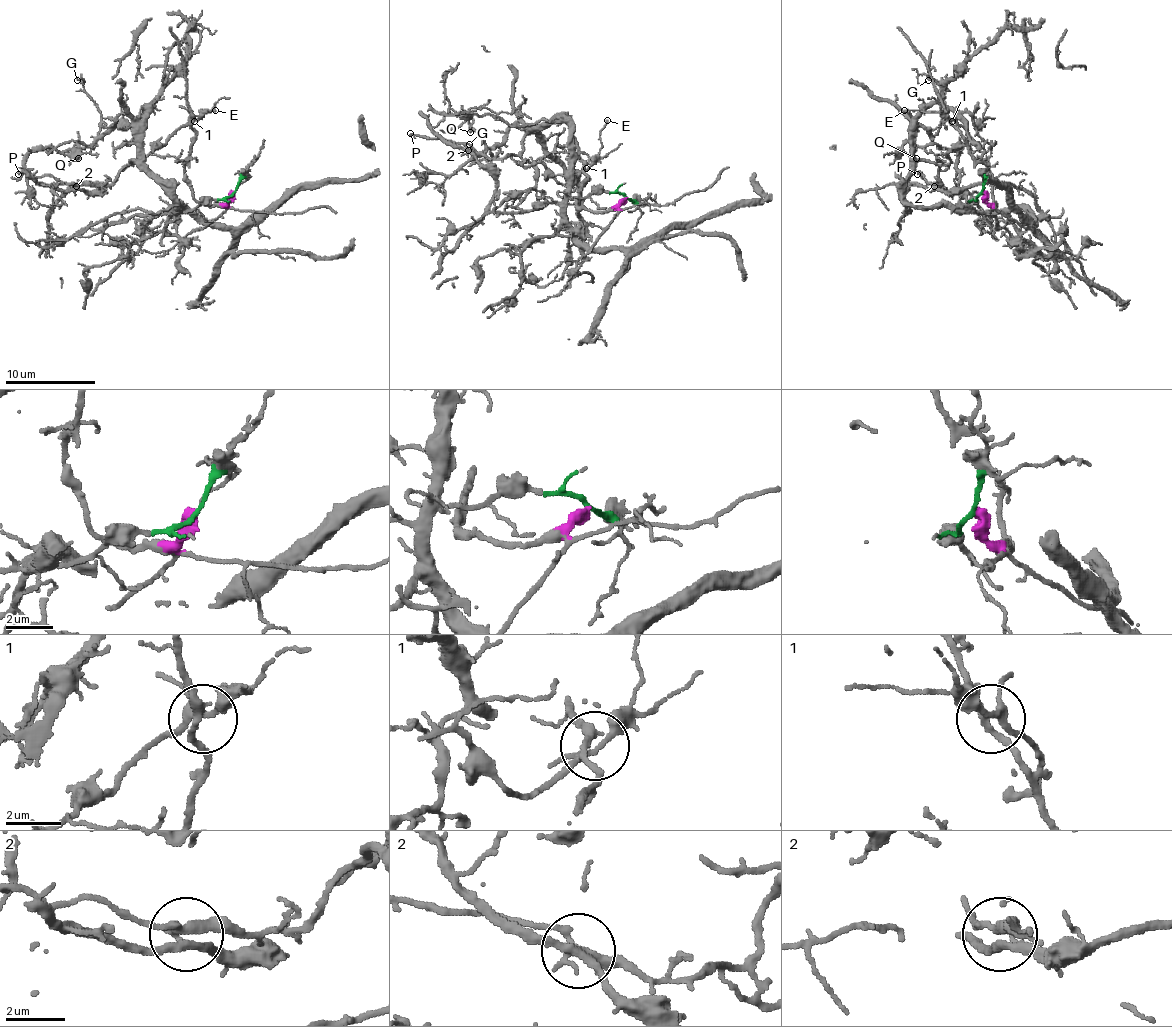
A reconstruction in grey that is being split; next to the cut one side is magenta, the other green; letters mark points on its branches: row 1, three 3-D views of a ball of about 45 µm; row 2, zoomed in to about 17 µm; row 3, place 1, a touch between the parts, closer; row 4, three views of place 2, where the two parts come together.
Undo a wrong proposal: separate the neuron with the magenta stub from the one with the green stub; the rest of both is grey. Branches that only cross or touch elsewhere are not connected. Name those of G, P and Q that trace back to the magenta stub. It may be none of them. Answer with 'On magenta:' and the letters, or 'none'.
On magenta: none

